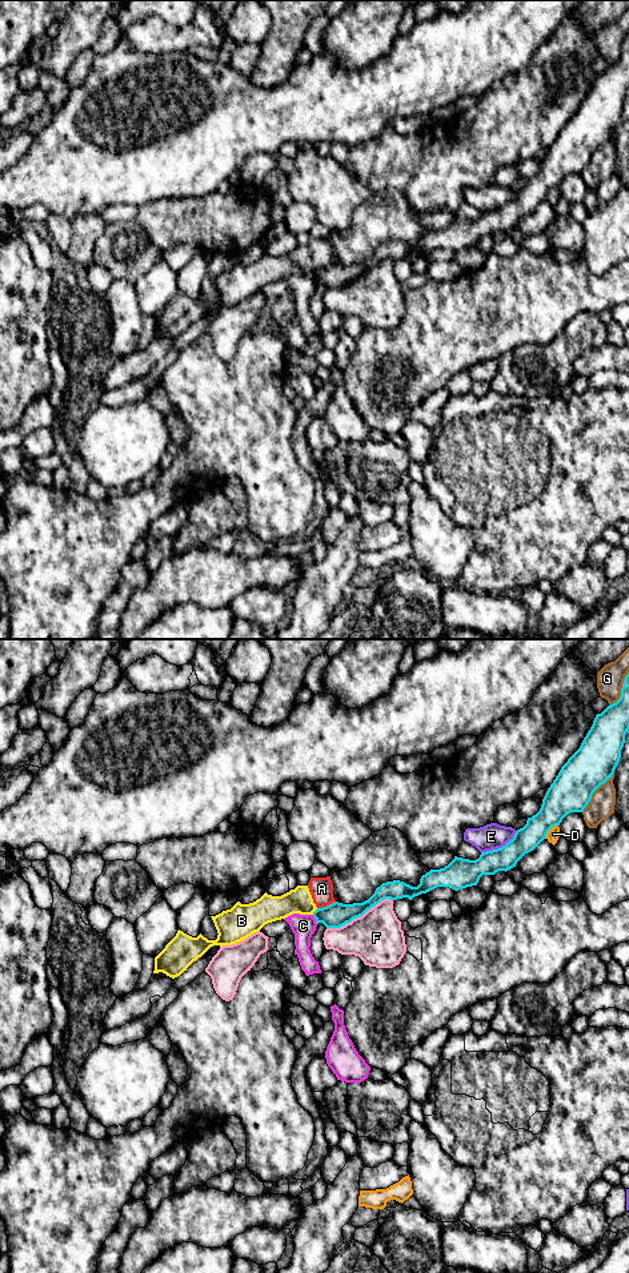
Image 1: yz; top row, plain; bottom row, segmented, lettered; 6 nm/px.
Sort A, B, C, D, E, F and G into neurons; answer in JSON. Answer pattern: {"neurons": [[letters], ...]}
{"neurons": [["A", "B"], ["C"], ["D"], ["E"], ["F"], ["G"]]}

